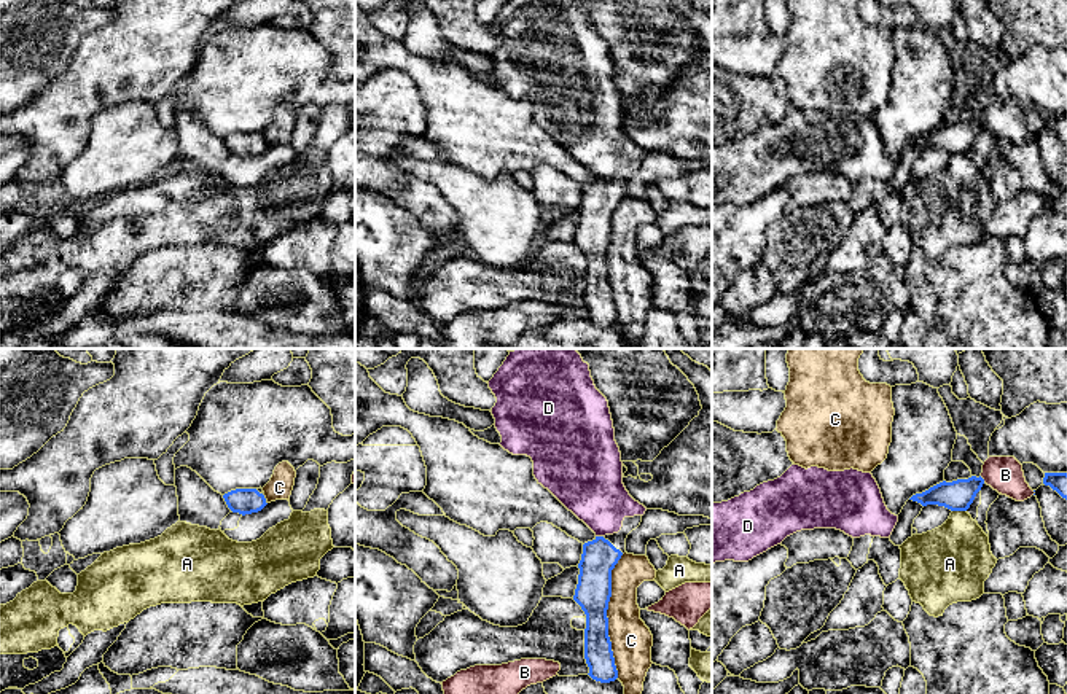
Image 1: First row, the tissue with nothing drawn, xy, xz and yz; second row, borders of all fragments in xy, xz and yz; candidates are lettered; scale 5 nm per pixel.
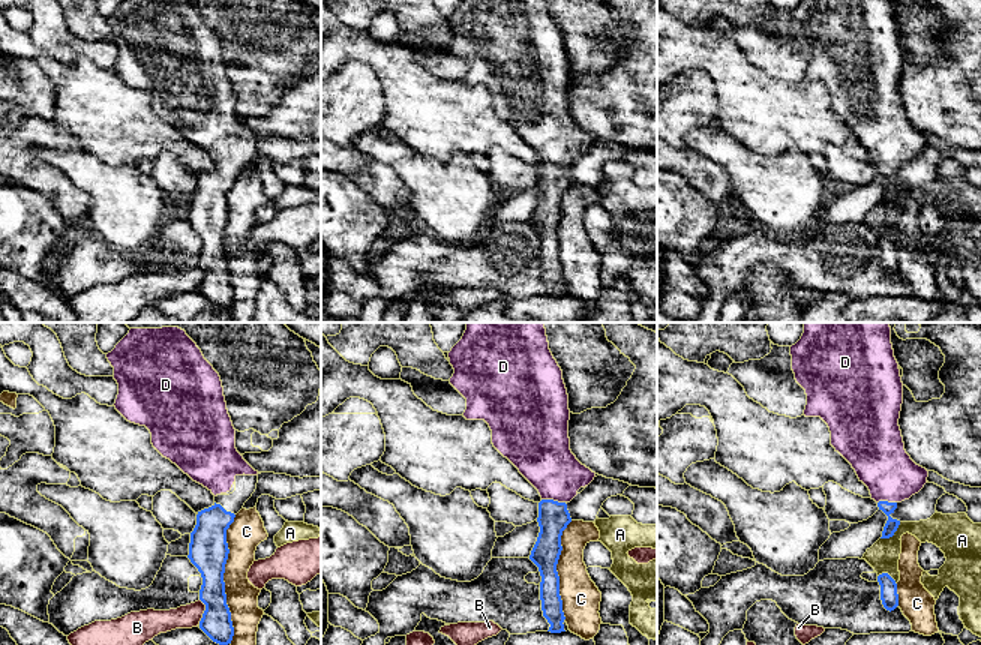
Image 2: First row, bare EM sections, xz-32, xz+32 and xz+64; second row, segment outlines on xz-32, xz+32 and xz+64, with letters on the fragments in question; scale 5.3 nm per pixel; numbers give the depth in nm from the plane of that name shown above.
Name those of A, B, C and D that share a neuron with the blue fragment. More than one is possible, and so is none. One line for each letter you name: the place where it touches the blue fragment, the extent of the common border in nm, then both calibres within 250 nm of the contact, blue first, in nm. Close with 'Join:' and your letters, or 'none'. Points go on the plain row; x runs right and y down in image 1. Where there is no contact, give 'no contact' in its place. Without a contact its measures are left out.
D: meets blue in xz at (599, 180); contact 40 nm long; 180 nm thick on the blue side, 320 nm on the other
Join: D

